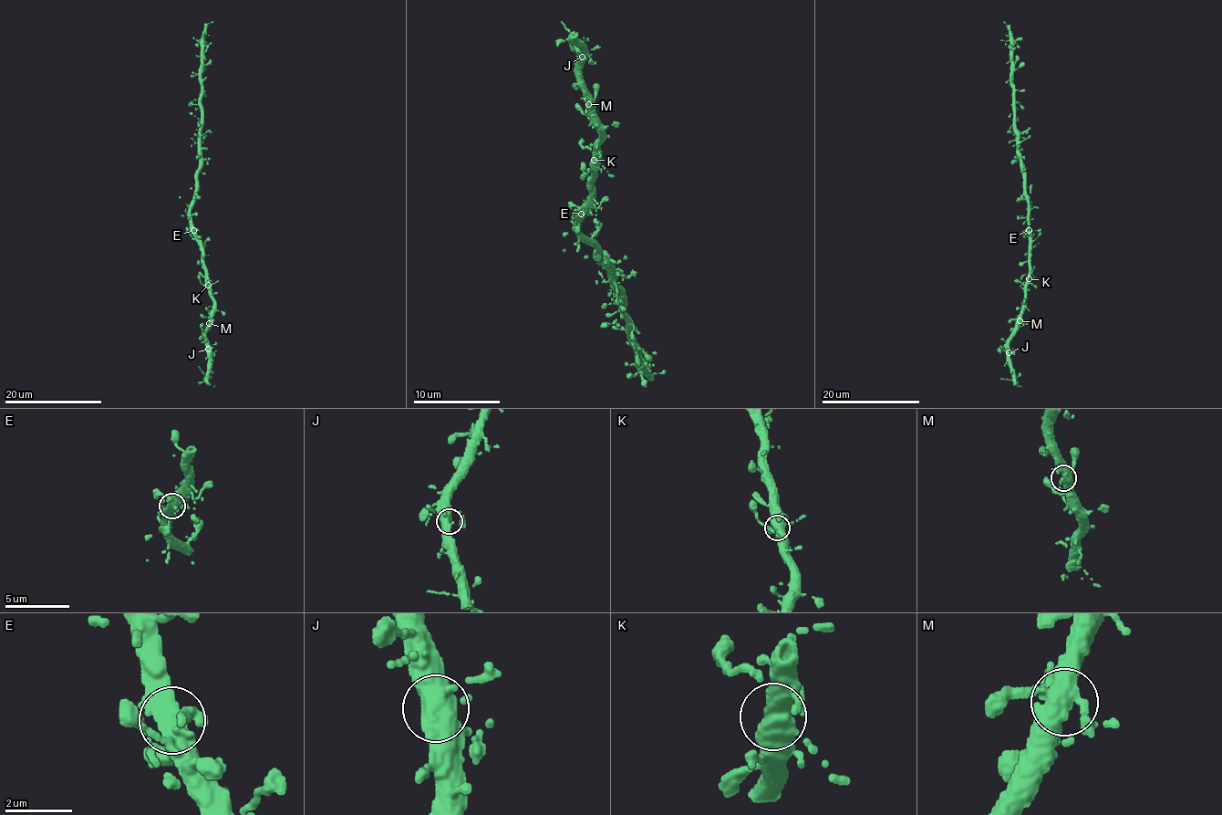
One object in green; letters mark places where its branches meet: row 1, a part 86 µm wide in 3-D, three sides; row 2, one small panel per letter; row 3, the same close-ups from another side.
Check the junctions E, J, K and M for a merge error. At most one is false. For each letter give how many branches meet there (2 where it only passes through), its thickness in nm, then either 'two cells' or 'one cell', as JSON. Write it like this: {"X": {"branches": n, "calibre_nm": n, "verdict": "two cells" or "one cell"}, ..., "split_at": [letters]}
{"E": {"branches": 5, "calibre_nm": 440, "verdict": "one cell"}, "J": {"branches": 5, "calibre_nm": 400, "verdict": "one cell"}, "K": {"branches": 4, "calibre_nm": 400, "verdict": "one cell"}, "M": {"branches": 5, "calibre_nm": 440, "verdict": "one cell"}, "split_at": []}

